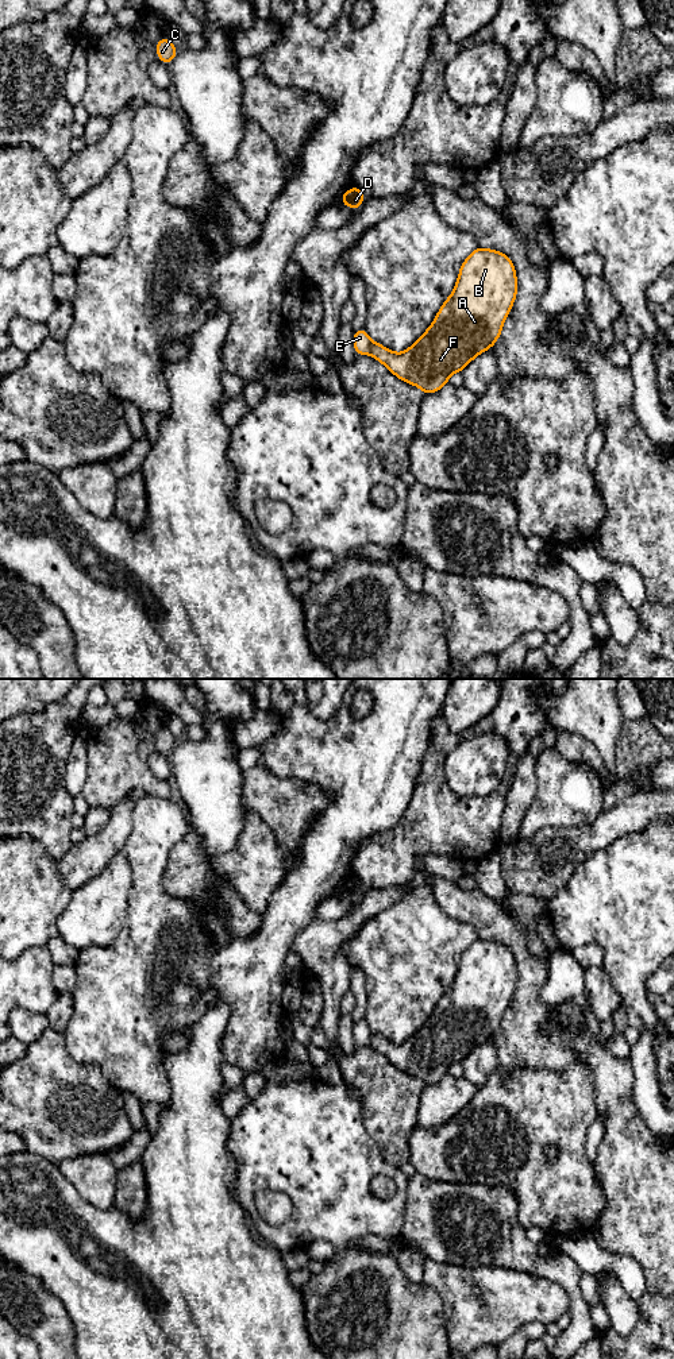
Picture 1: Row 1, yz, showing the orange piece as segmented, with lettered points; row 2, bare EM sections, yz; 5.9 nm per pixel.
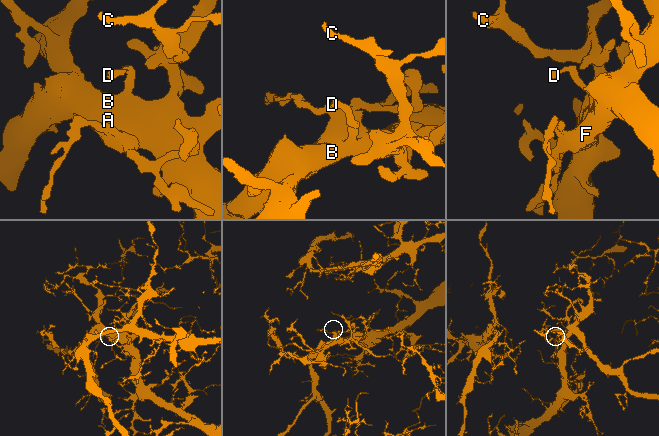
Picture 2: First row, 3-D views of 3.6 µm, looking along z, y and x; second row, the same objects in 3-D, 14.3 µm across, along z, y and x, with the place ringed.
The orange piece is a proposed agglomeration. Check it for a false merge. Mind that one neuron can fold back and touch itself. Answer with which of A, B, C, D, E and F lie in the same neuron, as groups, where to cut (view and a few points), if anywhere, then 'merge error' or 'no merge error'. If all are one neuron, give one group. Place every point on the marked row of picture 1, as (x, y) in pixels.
A B C D F / E | yz (372, 342), (369, 352) | merge error

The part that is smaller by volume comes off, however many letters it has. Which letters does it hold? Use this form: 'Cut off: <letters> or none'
Cut off: E

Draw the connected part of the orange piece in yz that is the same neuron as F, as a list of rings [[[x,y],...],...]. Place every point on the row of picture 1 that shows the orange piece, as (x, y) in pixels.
[[[477,247],[462,263],[451,296],[423,336],[401,354],[371,343],[370,355],[401,381],[420,387],[424,394],[436,393],[448,383],[451,374],[461,372],[477,355],[493,348],[517,289],[512,260],[500,251]]]

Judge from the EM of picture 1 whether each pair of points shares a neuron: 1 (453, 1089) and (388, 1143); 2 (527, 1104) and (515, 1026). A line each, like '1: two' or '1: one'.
1: two
2: two

